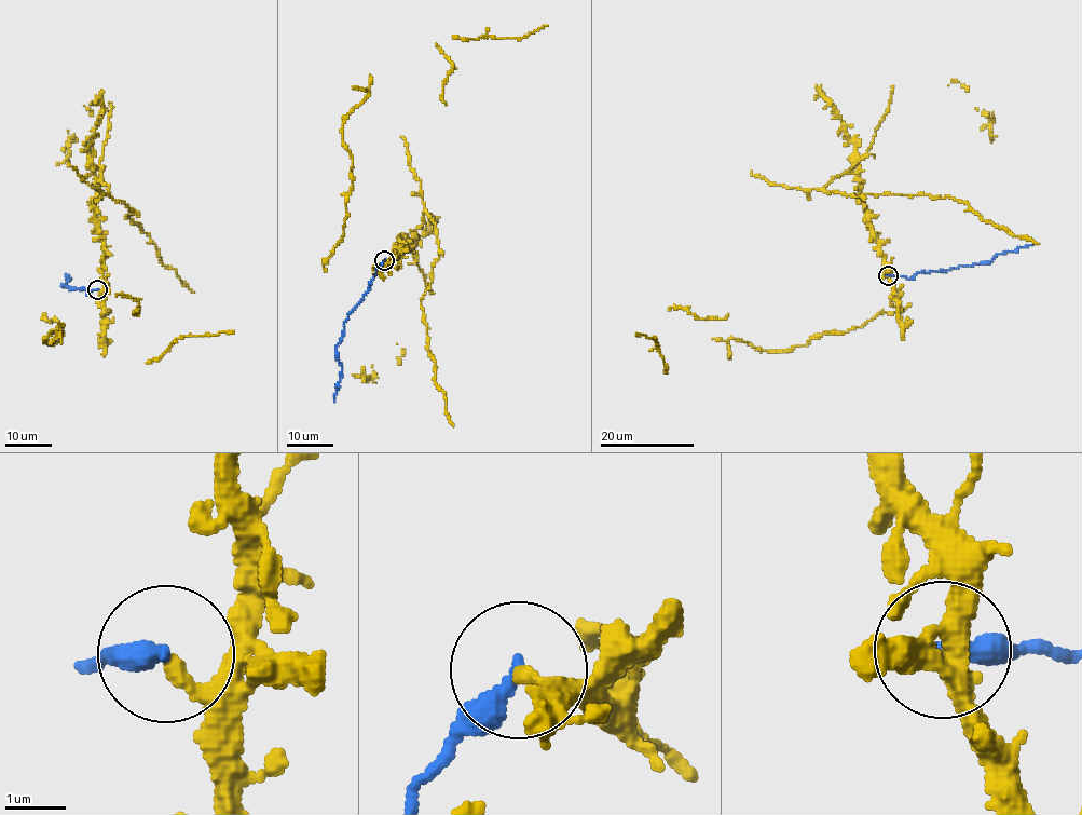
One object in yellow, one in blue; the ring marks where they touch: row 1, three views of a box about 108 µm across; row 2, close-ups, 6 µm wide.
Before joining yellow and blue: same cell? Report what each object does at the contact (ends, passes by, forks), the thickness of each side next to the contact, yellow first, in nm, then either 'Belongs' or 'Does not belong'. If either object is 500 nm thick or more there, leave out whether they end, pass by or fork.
At the ring yellow ends. At the ring blue ends. Thickness 240 nm (yellow) against 320 nm. Does not belong

